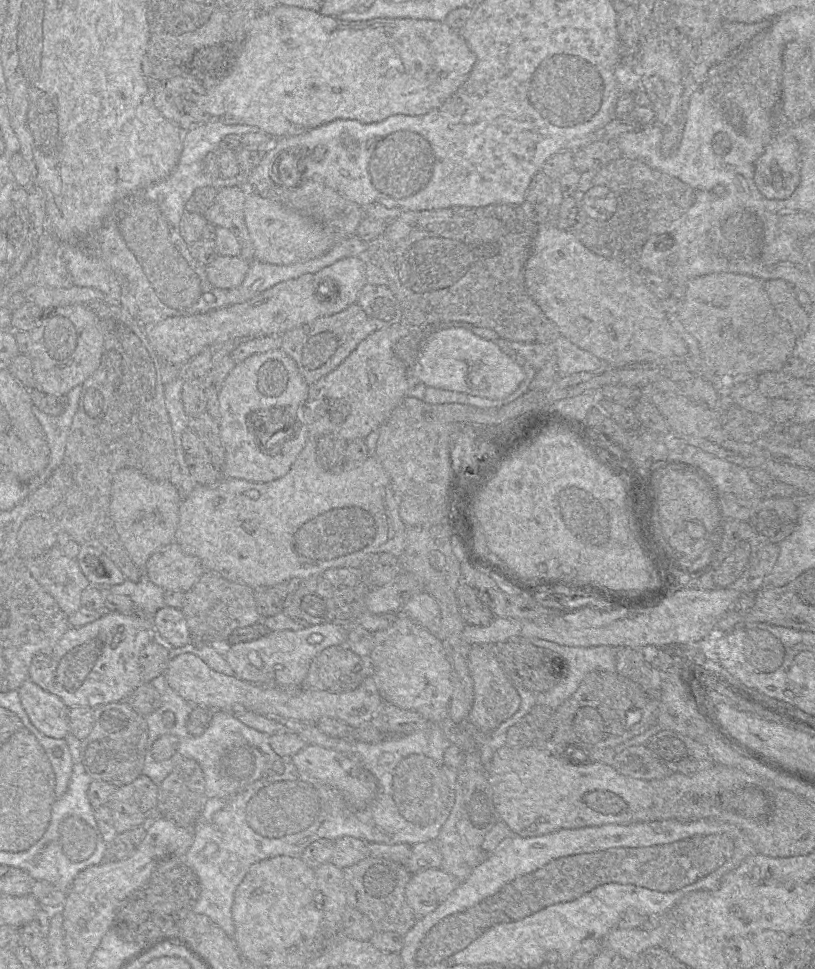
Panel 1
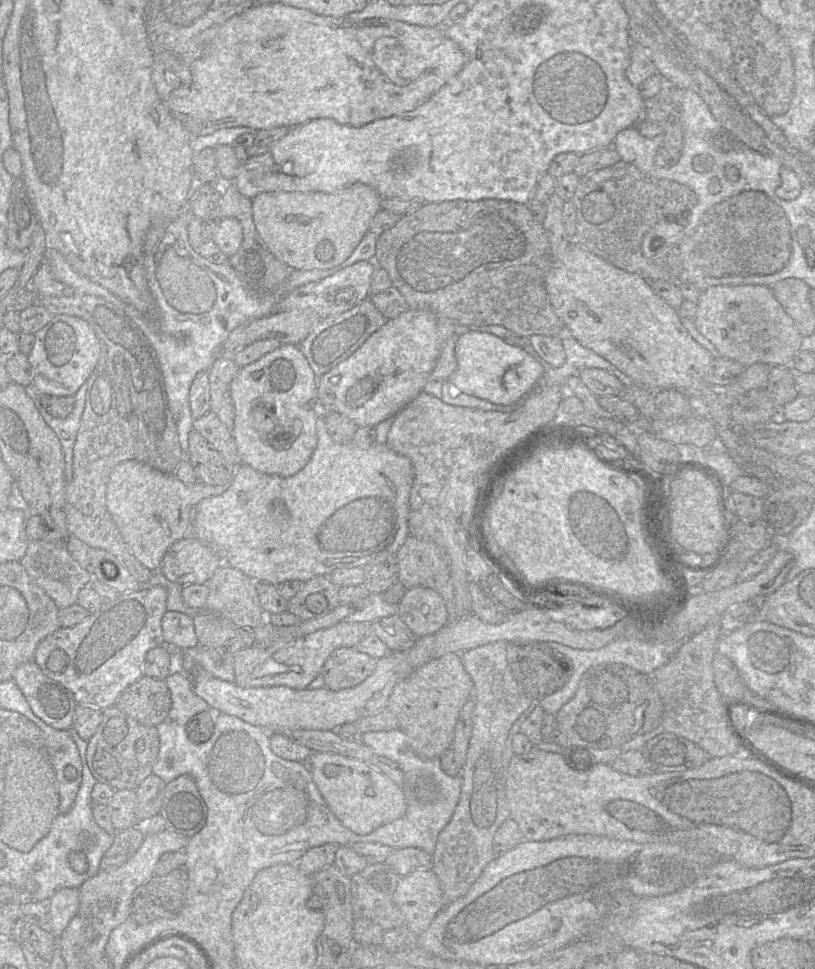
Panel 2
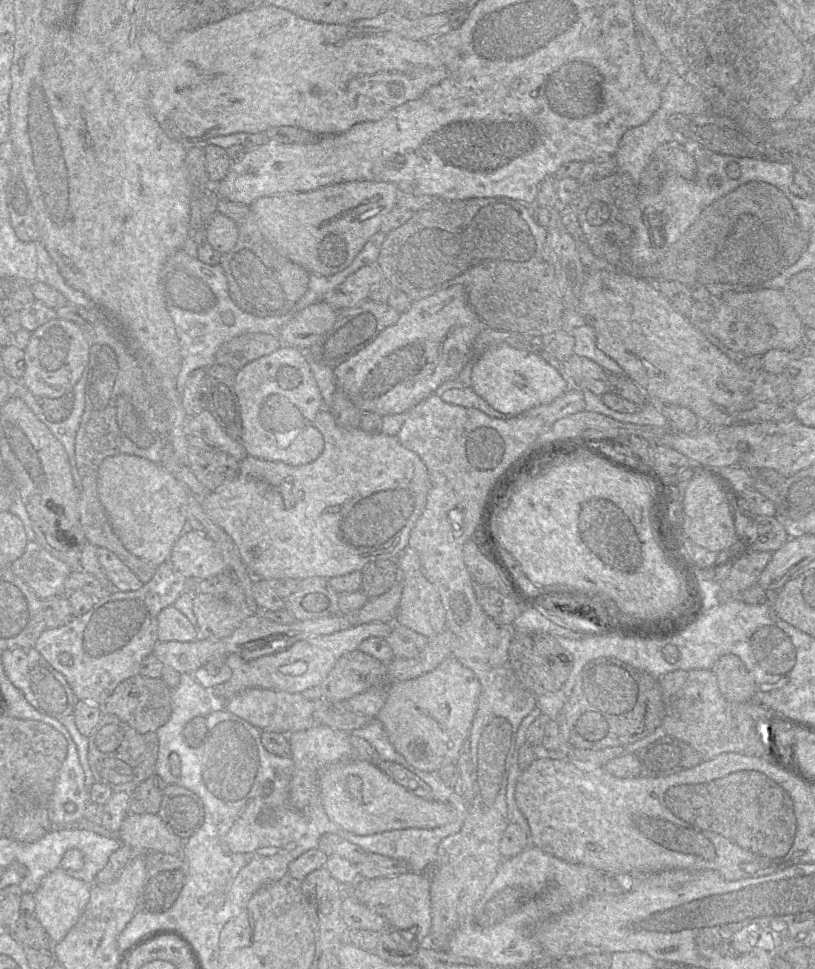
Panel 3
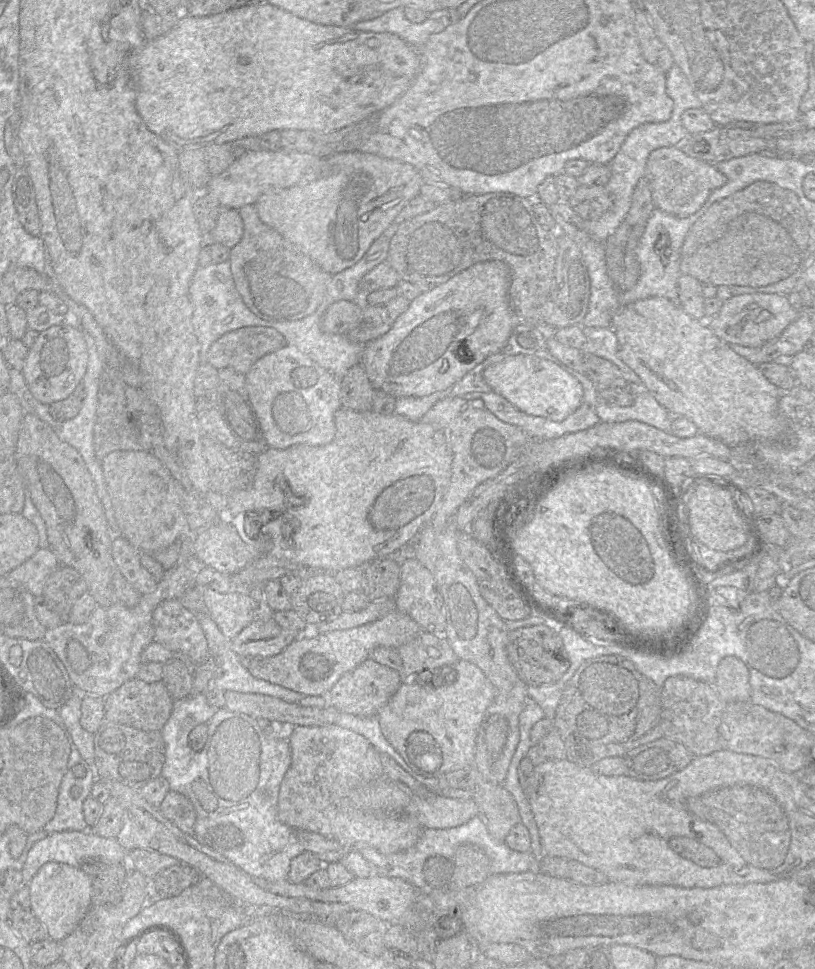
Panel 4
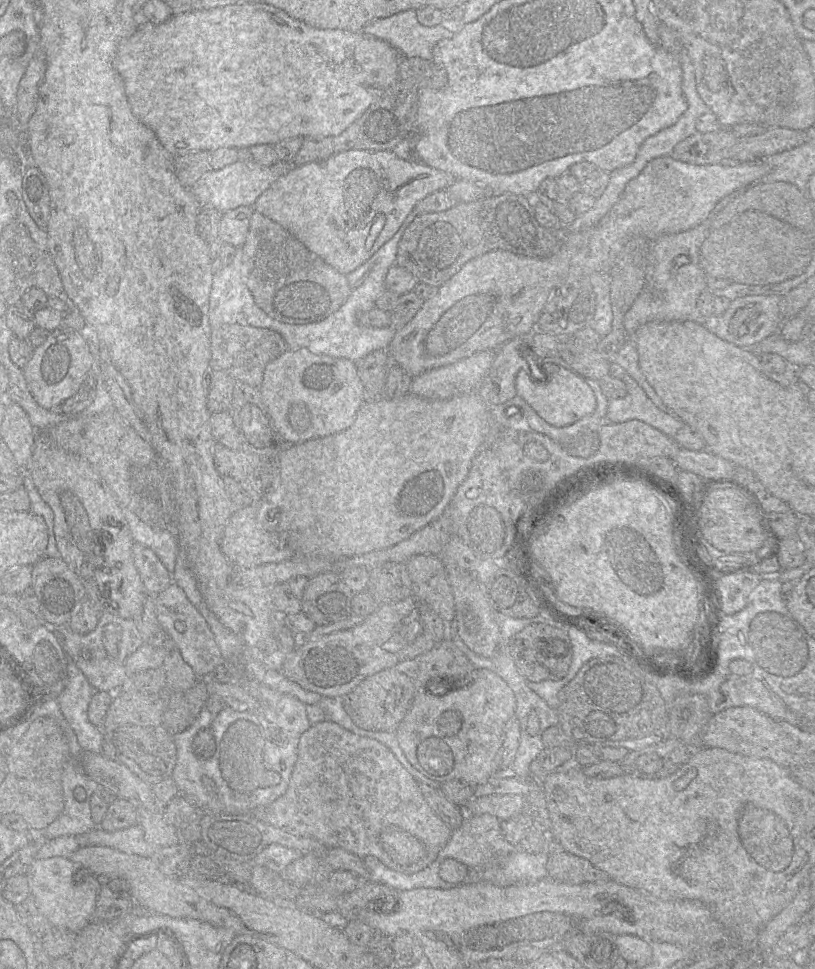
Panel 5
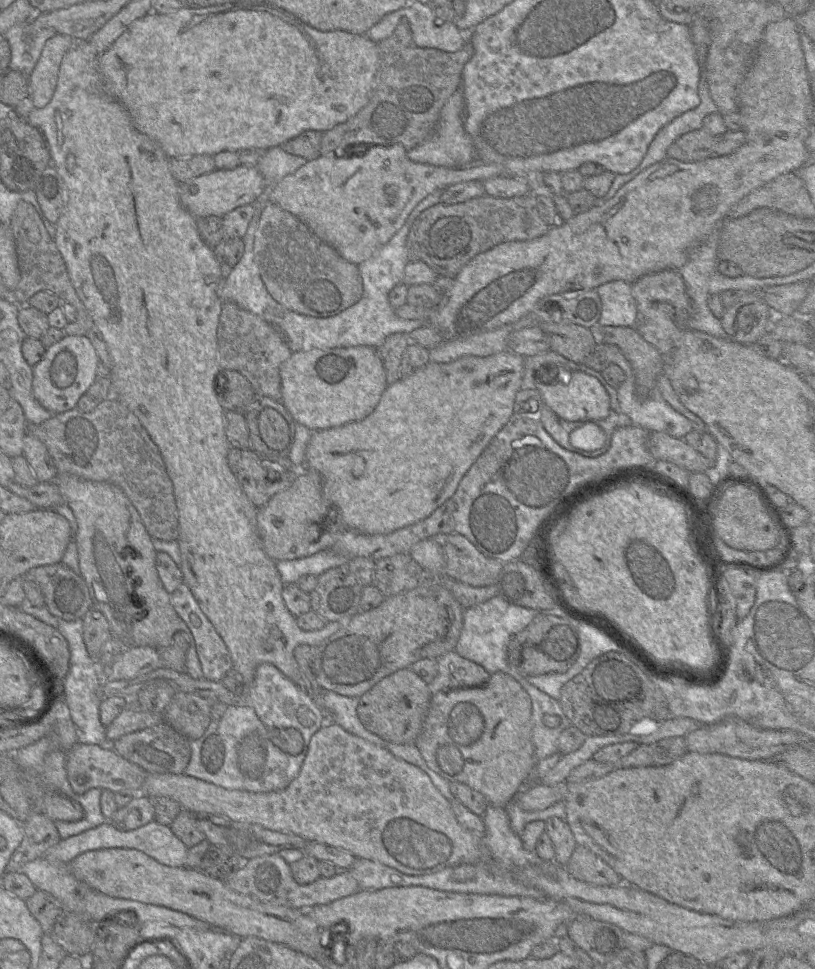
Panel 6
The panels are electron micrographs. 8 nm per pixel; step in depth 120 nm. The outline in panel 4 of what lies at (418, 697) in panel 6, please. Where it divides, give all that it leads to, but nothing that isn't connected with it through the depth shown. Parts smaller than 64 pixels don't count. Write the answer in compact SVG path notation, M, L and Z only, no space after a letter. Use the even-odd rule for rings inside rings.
M367 658L354 669L345 672L326 693L328 704L340 712L359 716L377 715L403 682L400 672Z

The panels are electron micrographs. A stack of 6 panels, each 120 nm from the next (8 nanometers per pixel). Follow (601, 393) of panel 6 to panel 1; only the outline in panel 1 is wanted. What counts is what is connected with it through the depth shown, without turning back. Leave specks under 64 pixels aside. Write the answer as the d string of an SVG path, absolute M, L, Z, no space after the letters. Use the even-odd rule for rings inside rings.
M463 328L442 329L431 333L420 349L410 374L426 387L455 391L490 400L512 394L523 381L523 369L491 341Z

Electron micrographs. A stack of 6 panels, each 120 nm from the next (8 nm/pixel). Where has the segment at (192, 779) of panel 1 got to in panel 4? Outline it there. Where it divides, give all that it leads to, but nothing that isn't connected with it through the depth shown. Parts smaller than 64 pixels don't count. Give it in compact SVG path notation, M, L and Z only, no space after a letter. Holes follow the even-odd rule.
M169 790L165 795L160 812L185 833L194 834L197 812L193 803L184 794Z

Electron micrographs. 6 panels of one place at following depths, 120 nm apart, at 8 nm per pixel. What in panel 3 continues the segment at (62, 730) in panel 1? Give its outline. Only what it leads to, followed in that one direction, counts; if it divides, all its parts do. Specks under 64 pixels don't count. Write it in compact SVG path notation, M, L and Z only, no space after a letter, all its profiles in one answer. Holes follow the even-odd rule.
M34 647L5 650L1 655L1 661L8 679L36 710L58 720L74 712L78 699L66 678L55 670Z

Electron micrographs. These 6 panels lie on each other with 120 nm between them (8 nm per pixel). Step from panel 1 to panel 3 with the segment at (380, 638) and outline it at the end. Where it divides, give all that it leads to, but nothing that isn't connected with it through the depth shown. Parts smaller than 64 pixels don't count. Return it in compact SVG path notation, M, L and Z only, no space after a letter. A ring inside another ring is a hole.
M453 657L445 659L433 670L414 679L390 683L385 704L377 713L394 748L413 767L423 771L438 771L441 766L456 762L478 706L481 684L472 670Z

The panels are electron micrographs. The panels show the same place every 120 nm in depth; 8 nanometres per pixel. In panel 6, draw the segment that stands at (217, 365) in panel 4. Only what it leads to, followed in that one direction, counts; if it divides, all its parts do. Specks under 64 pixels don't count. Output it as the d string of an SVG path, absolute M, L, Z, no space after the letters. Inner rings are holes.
M223 301L217 328L217 344L221 370L240 372L256 393L281 401L280 366L292 352L279 330L236 303Z

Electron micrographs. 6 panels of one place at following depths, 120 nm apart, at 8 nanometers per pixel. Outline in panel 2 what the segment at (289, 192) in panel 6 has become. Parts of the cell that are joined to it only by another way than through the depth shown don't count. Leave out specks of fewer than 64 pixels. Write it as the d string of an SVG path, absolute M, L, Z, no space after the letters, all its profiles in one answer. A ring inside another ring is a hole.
M356 183L334 193L272 192L251 200L255 228L269 252L289 268L307 271L343 263L369 232L382 198L370 186Z

